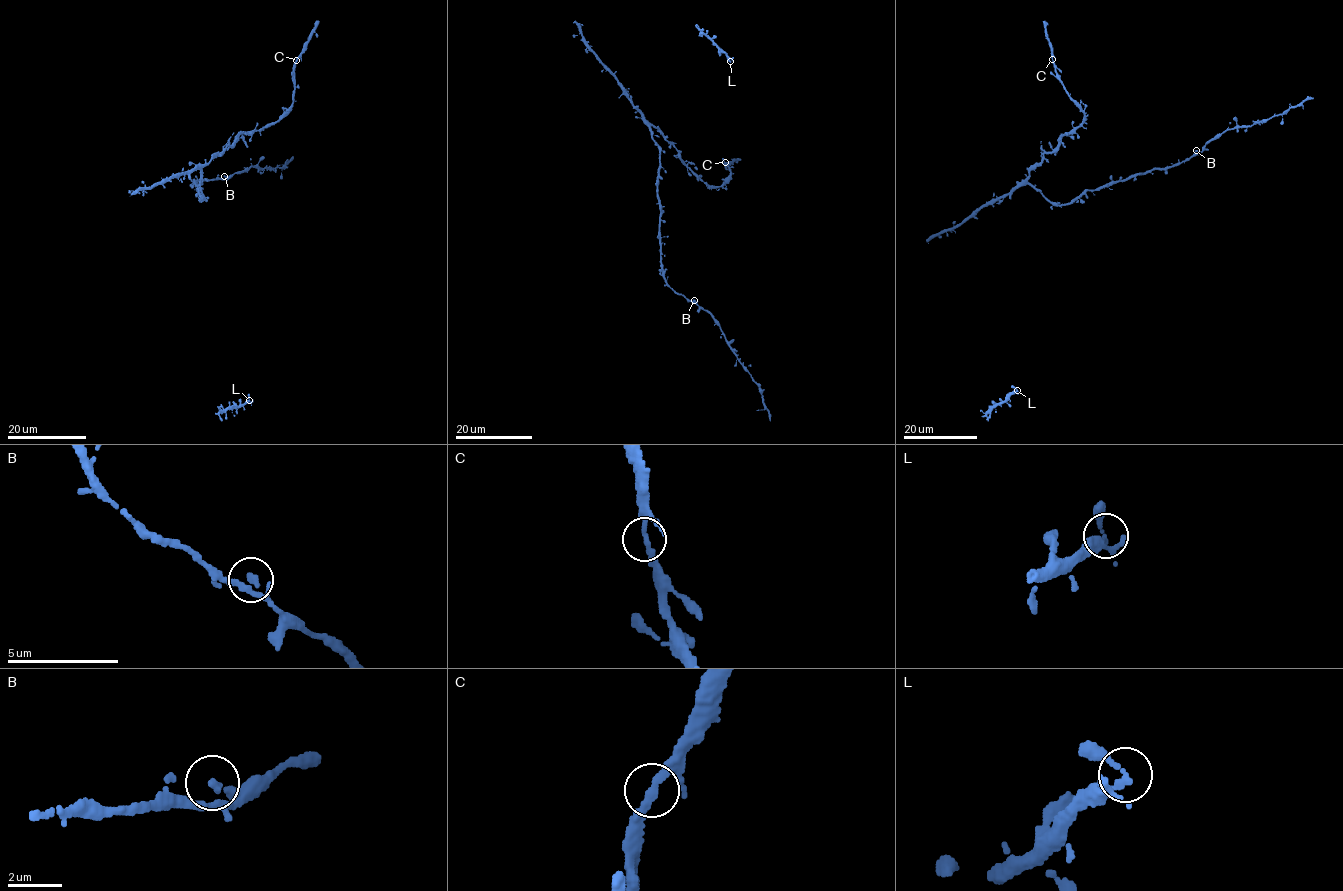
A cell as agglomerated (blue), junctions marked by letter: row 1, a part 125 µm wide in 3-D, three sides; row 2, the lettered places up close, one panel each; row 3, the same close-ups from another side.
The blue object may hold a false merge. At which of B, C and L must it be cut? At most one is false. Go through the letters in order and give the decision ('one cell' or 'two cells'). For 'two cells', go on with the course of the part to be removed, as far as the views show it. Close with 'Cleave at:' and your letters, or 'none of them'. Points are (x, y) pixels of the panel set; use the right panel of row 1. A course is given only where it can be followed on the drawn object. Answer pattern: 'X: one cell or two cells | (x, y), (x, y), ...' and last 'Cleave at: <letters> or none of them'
B: one cell
C: one cell
L: one cell
Cleave at: none of them

